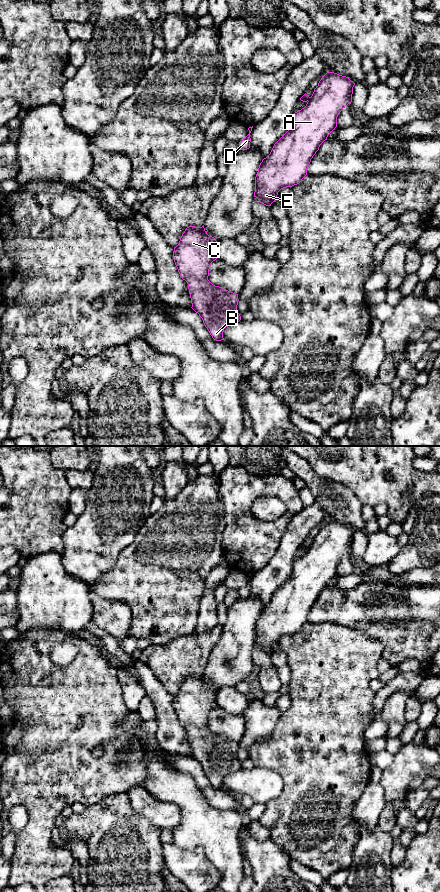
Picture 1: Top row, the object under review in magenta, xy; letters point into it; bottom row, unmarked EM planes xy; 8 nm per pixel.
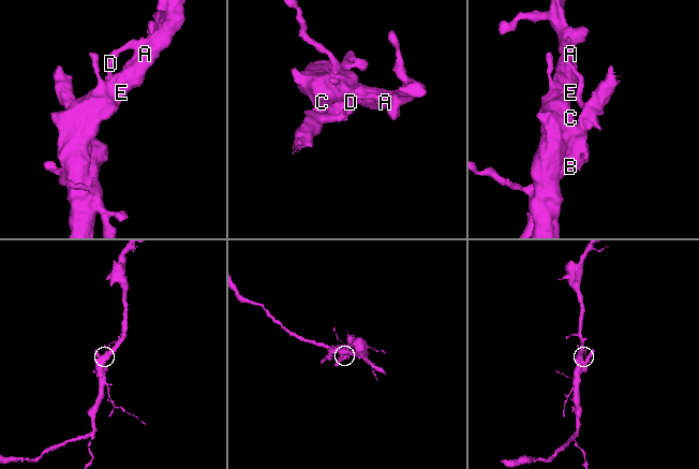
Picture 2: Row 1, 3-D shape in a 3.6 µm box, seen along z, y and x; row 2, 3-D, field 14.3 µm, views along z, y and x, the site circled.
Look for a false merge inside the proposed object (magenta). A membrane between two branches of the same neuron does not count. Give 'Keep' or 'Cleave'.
Cleave

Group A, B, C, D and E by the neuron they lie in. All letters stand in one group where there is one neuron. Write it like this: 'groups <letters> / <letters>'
groups A C E / B D

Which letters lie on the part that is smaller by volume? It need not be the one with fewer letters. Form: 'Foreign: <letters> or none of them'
Foreign: B, D

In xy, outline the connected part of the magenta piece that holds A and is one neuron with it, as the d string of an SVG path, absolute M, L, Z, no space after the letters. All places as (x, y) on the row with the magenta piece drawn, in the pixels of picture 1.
M334 72L322 76L306 106L293 114L290 129L274 144L270 154L262 160L255 177L255 192L260 203L271 206L278 192L299 184L307 175L311 159L337 127L337 117L345 106L351 104L355 83Z

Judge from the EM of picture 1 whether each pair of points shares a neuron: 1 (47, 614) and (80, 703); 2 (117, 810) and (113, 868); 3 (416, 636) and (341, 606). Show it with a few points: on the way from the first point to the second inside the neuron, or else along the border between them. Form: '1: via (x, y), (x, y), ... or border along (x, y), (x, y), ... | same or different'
1: border along (29, 629), (50, 628), (76, 633) | different
2: via (116, 824), (116, 854) | same
3: via (397, 622), (393, 621), (382, 610), (360, 608) | same

